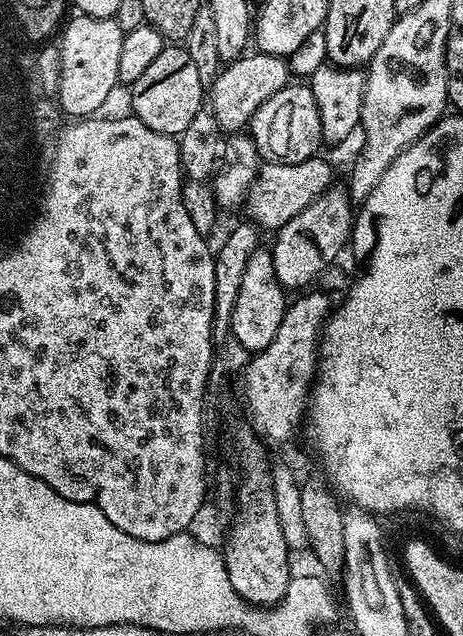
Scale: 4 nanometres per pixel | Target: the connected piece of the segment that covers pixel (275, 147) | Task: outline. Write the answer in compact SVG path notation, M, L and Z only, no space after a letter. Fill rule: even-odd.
M292 82L268 98L249 120L248 134L266 162L297 164L317 155L325 139L318 102L314 100L311 87L304 82Z

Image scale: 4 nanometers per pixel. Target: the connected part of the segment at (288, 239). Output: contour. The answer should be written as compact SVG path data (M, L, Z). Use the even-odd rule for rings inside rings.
M333 186L325 190L317 200L310 202L302 214L294 214L275 233L276 241L270 244L274 274L285 290L291 288L307 289L336 259L340 251L348 244L348 235L352 232L354 203L349 196L349 189ZM310 284L310 285L307 285Z

